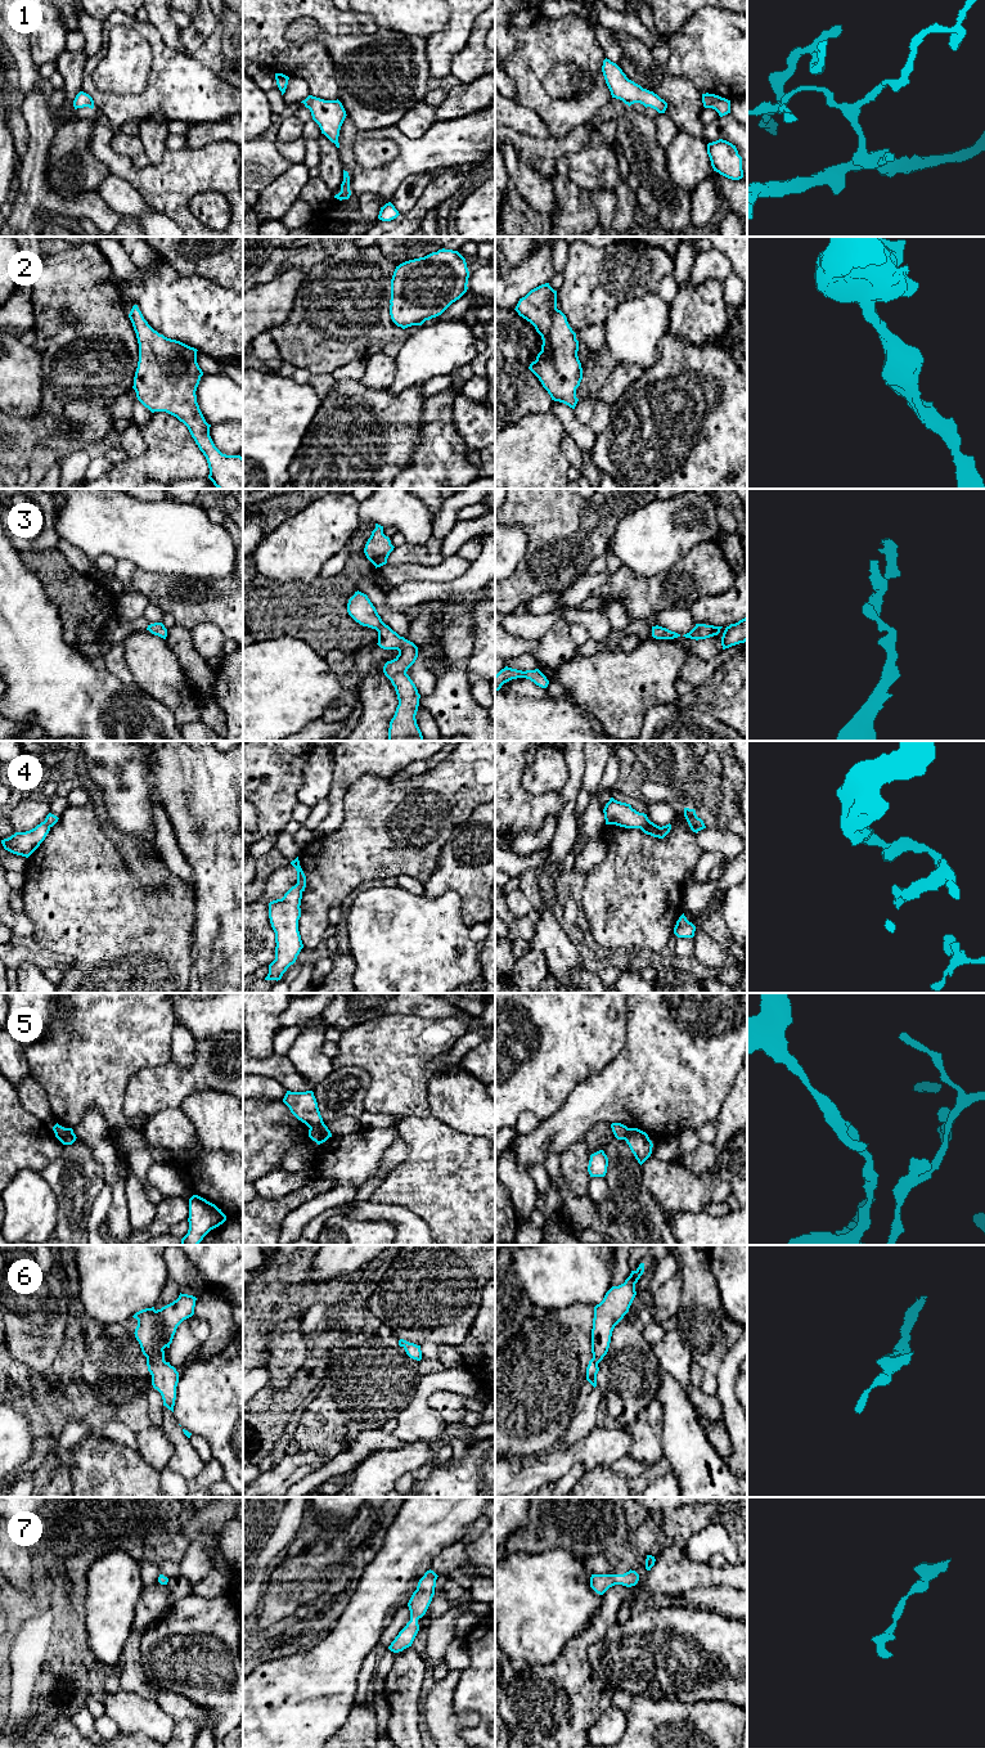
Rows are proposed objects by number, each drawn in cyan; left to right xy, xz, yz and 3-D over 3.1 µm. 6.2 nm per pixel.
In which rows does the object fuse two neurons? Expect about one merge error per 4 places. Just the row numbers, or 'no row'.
4, 5

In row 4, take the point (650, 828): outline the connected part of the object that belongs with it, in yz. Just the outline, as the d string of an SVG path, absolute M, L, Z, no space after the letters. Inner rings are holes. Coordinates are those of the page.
M648 821L646 826L640 828L644 833L651 835L653 837L664 839L671 830L671 824L657 826L653 822Z

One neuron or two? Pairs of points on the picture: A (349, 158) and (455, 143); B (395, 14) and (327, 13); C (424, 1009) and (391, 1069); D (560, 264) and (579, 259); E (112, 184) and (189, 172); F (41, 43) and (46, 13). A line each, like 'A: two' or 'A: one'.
A: one
B: two
C: two
D: two
E: two
F: one

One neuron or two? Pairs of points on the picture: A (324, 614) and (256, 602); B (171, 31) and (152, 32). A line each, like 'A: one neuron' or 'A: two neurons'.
A: one neuron
B: two neurons

